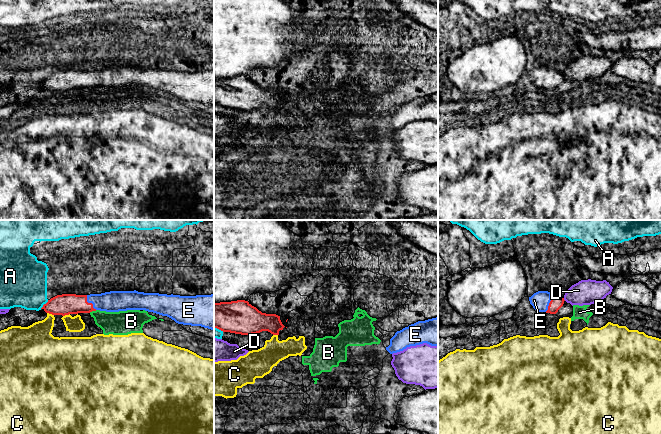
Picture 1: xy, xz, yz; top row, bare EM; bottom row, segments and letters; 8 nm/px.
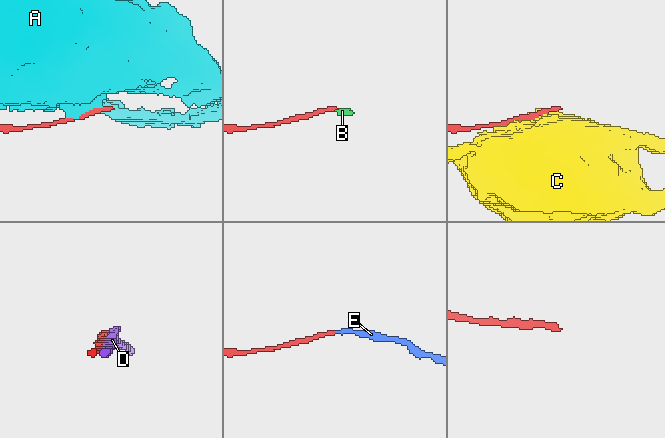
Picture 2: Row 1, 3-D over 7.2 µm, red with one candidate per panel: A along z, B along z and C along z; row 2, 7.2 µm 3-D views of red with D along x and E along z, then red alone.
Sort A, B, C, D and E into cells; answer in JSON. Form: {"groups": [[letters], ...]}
{"groups": [["A"], ["B", "C"], ["D"], ["E"]]}

